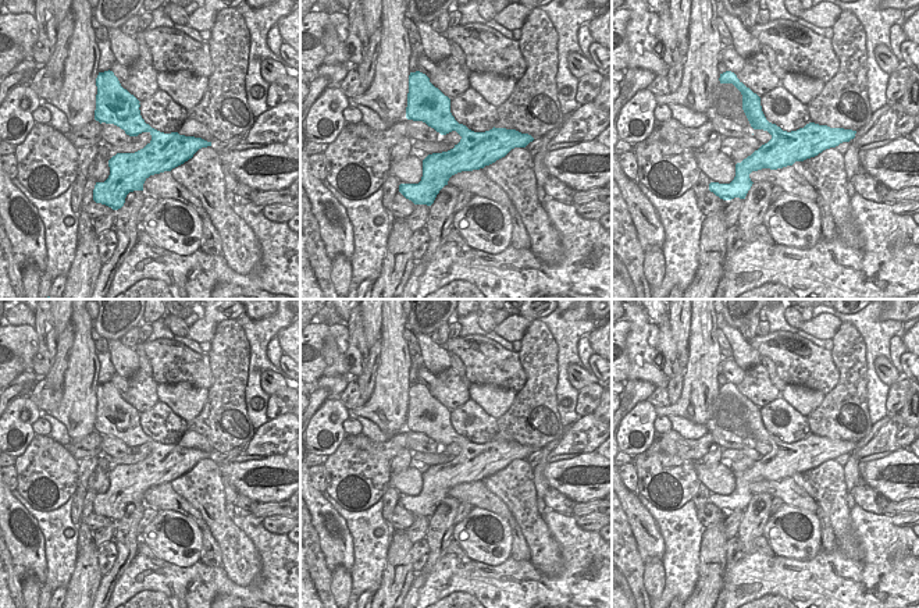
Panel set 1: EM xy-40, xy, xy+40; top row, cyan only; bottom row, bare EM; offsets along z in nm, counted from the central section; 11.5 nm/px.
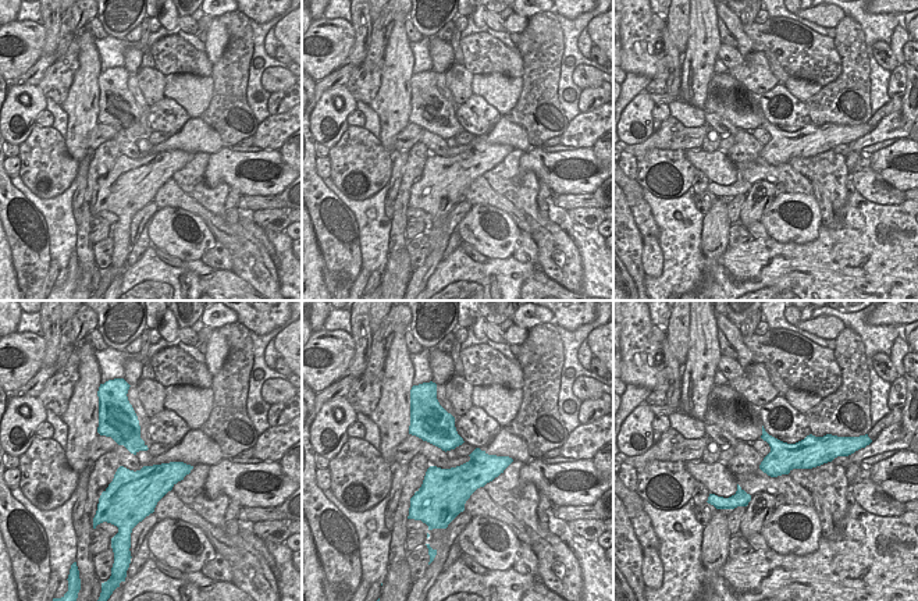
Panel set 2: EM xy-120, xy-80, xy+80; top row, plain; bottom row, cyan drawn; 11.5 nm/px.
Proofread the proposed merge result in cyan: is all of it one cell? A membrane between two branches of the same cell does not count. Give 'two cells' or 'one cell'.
one cell

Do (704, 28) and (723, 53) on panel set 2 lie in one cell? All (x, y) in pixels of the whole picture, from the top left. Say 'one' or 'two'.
two

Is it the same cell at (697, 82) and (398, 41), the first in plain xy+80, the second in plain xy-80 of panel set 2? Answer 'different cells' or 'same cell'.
same cell

